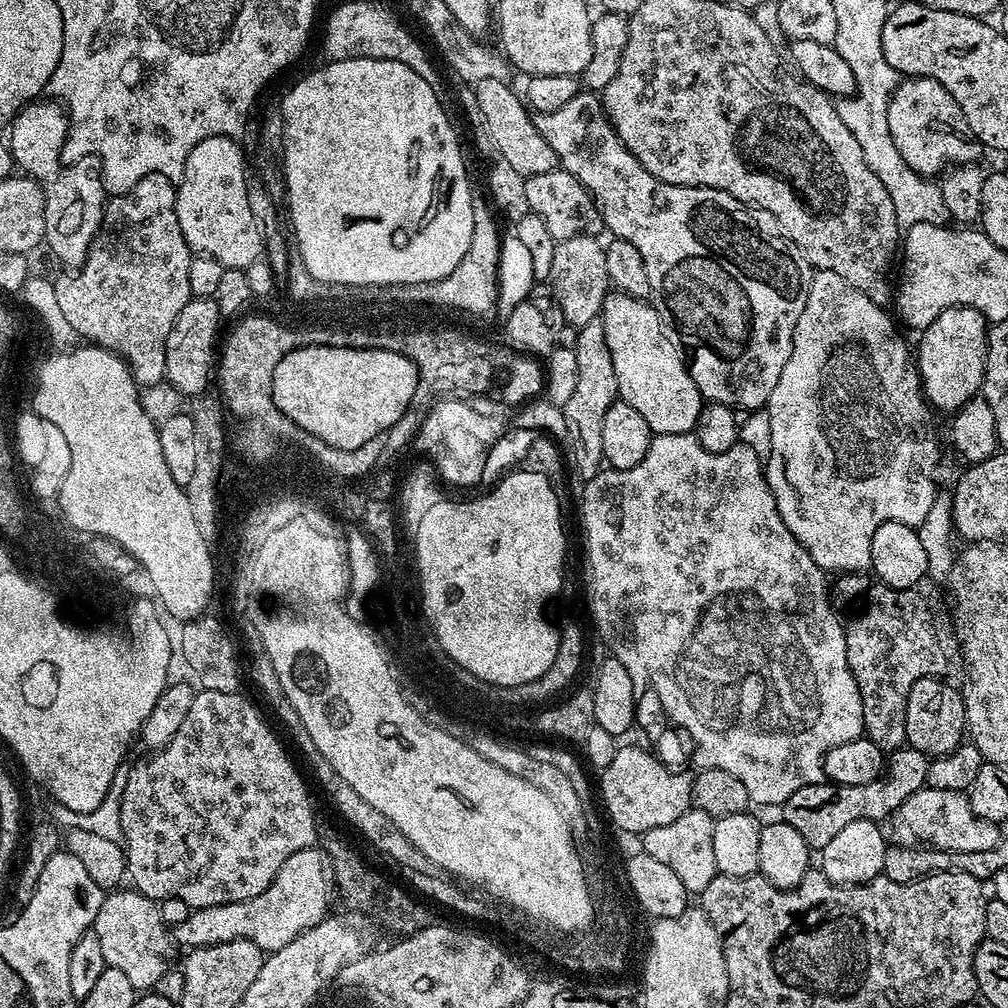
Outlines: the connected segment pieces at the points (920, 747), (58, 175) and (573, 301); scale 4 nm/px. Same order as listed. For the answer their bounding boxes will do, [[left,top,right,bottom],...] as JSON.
[[904,676,966,758],[7,102,106,266],[547,236,610,328]]

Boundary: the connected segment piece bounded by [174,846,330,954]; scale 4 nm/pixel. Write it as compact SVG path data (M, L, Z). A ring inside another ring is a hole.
M319 847L303 848L286 862L282 862L280 873L274 878L274 882L262 894L254 898L246 898L242 902L230 902L222 906L206 906L205 908L194 908L187 913L188 917L174 928L174 940L177 945L185 949L205 948L211 944L221 944L231 940L249 940L260 947L265 954L276 952L286 942L294 942L298 934L302 934L307 928L313 928L318 922L322 922L329 915L328 912L328 892L330 896L330 861L323 851L319 852Z

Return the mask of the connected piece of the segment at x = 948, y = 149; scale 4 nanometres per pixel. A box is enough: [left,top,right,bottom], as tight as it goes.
[886,76,982,178]

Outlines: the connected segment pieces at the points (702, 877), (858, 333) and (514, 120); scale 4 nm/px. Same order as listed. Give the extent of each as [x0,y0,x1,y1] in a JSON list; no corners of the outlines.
[[642,807,718,894],[766,271,940,574],[474,78,557,178]]

